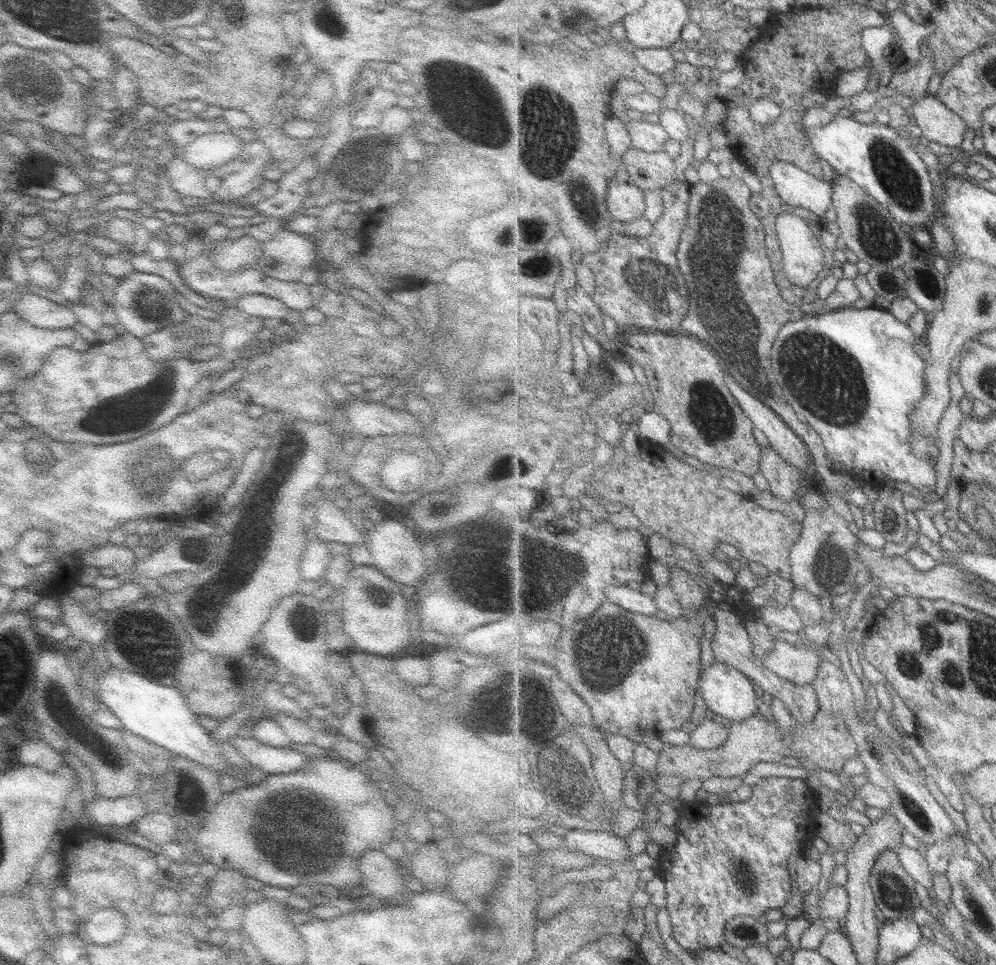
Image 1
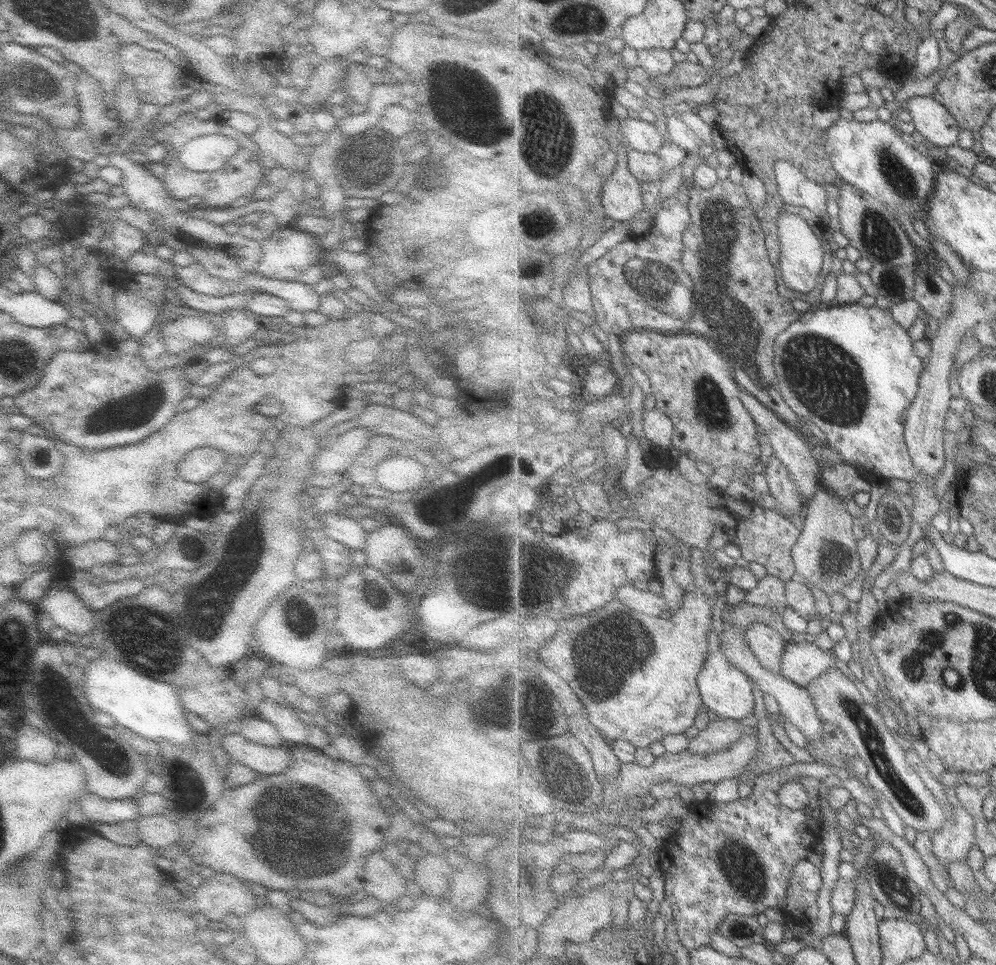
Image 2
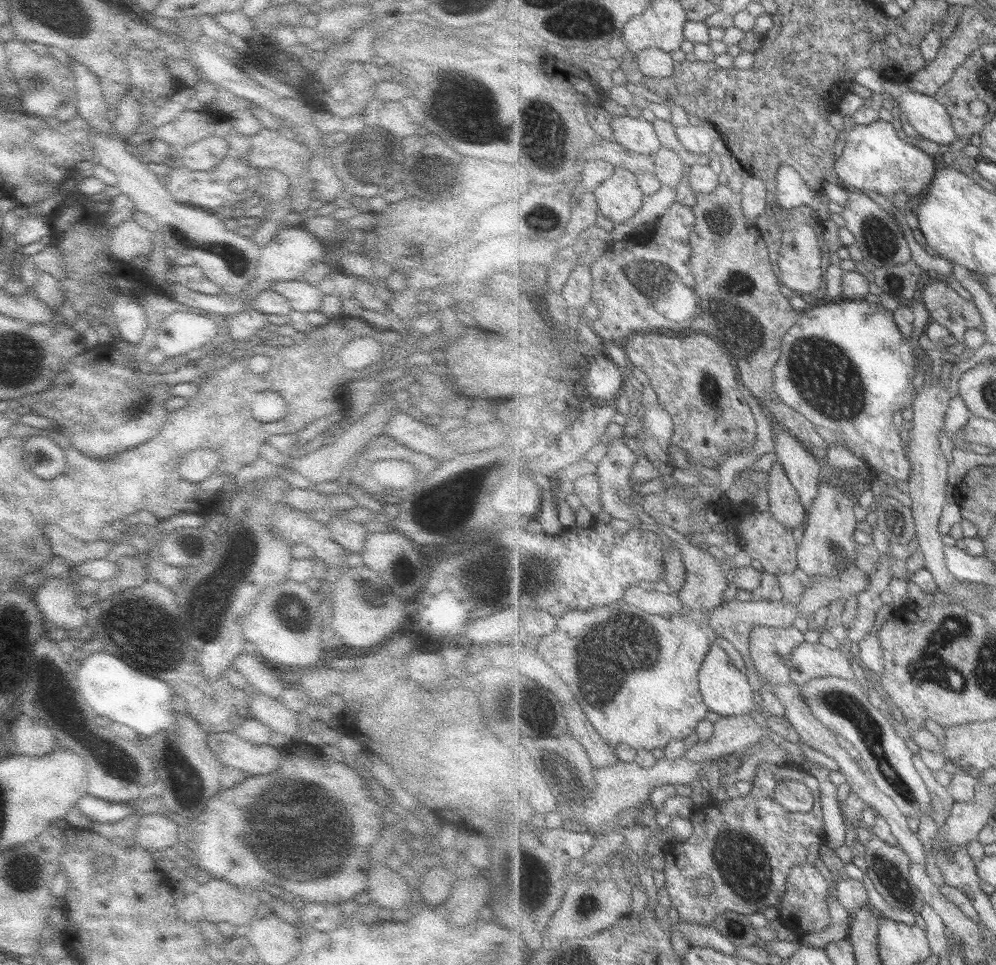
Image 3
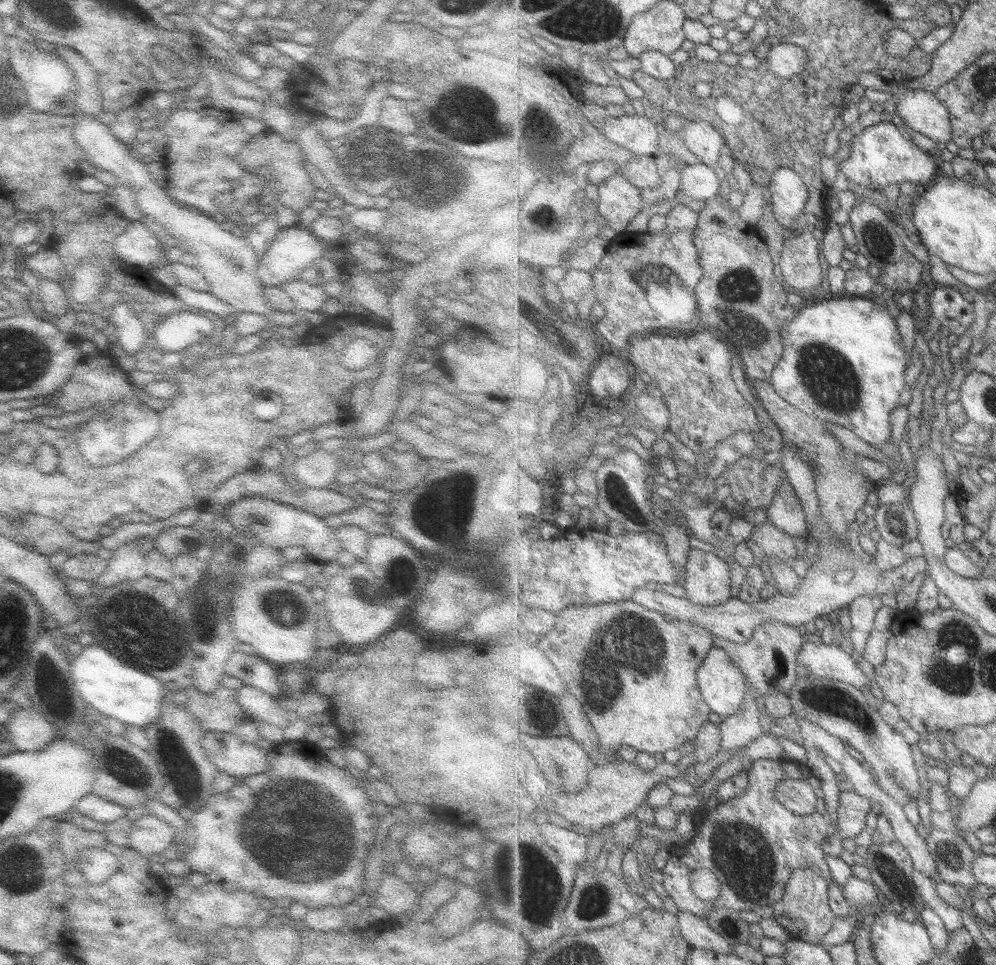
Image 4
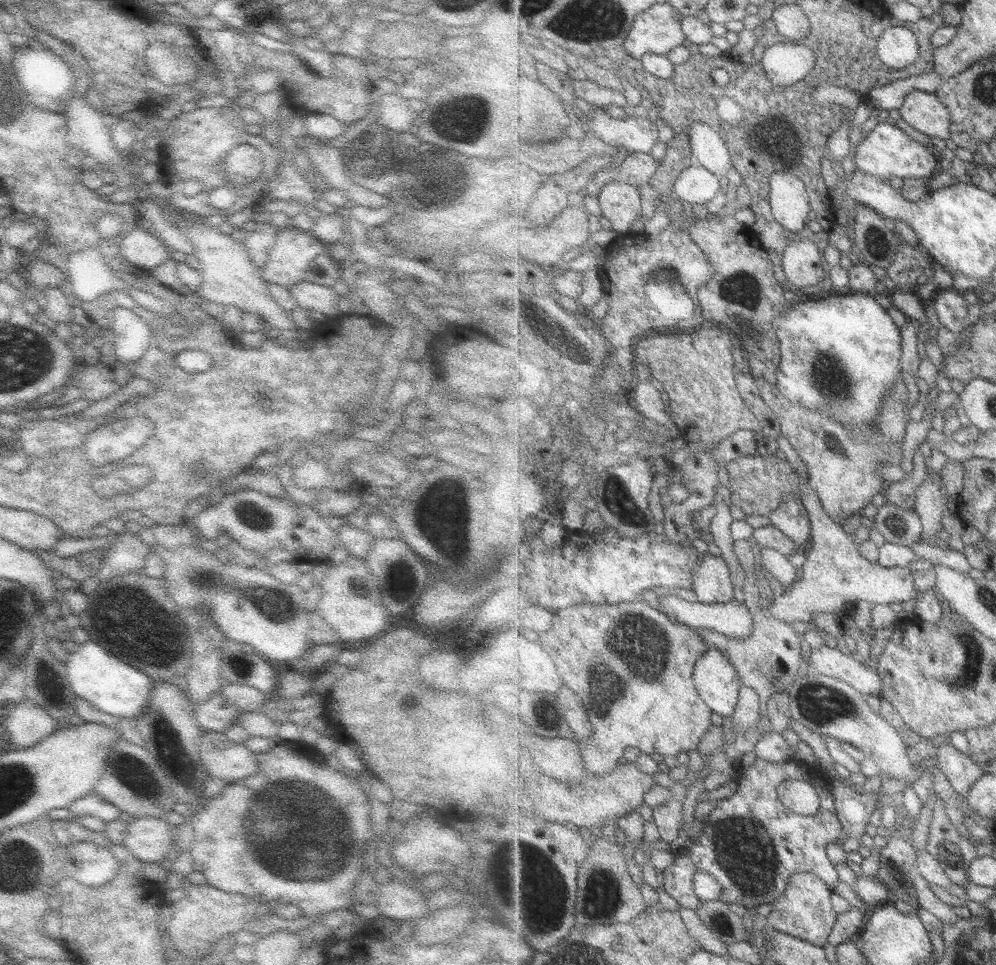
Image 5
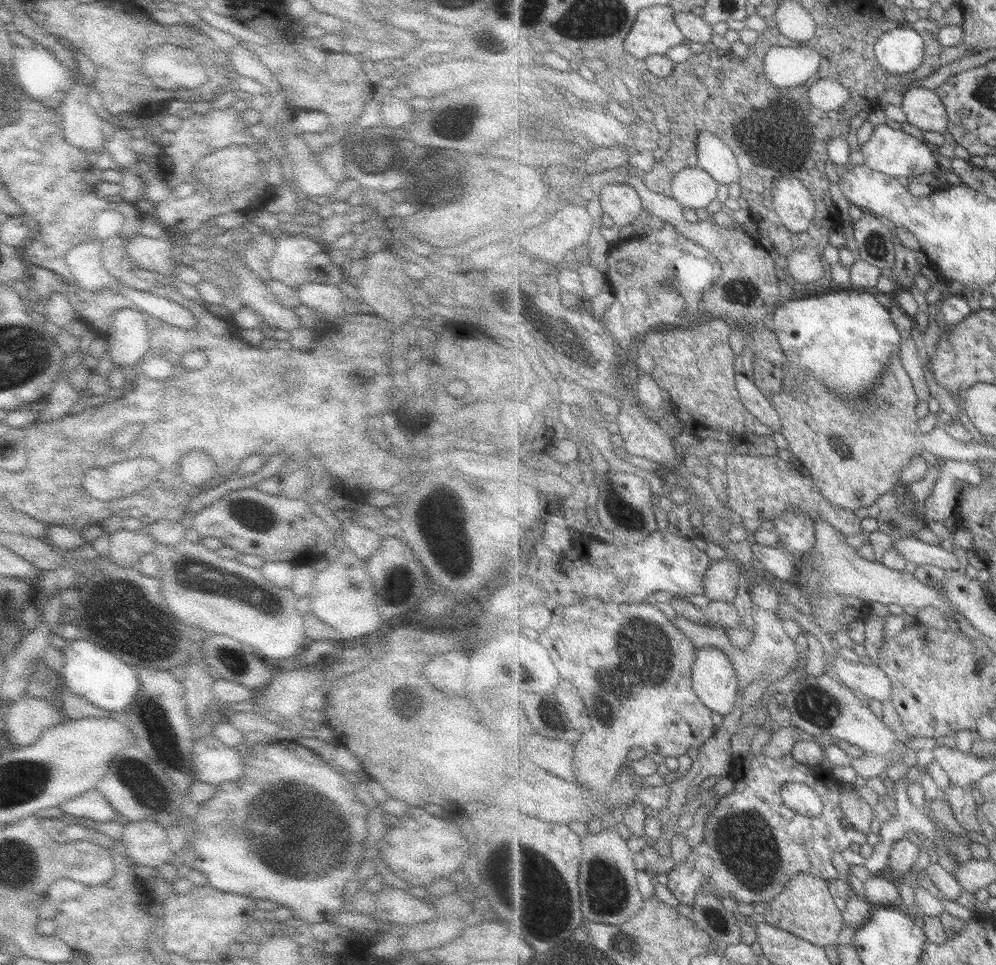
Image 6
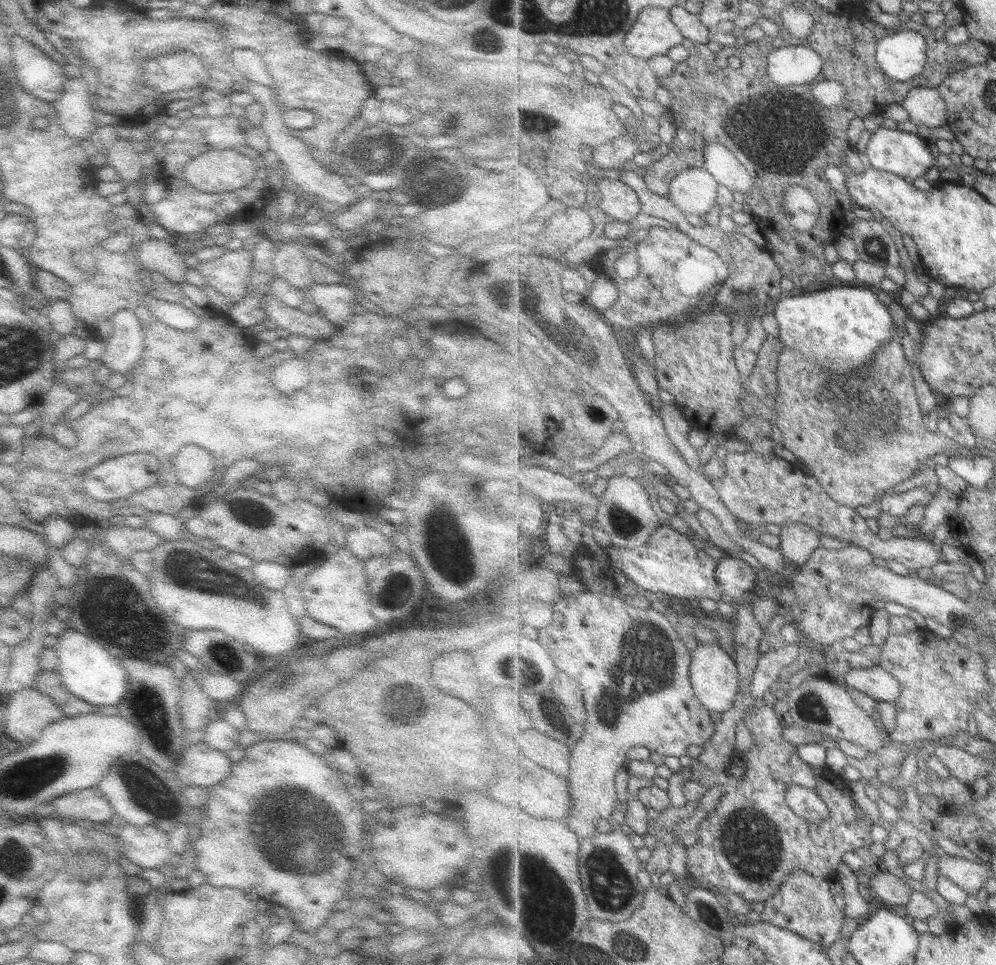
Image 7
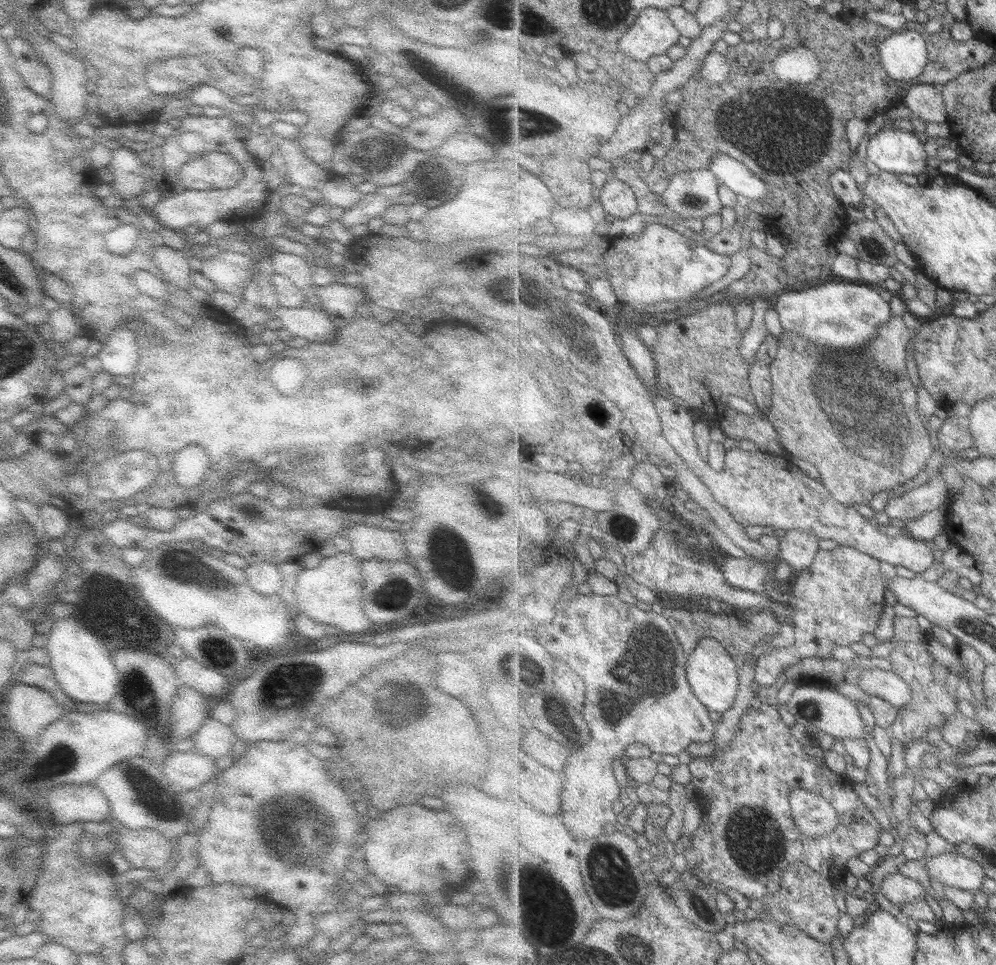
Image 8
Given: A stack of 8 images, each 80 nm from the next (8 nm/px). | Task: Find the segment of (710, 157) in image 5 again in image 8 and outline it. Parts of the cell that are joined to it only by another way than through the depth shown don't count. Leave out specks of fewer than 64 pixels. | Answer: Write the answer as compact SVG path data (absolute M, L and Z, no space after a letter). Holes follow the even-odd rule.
M717 156L713 159L710 169L719 178L719 183L726 186L736 195L744 195L752 202L766 200L770 196L770 188L743 162L731 156Z

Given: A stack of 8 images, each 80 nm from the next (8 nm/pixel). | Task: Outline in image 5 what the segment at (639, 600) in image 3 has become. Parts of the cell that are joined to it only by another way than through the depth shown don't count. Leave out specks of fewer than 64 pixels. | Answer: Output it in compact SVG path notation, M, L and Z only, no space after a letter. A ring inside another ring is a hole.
M807 479L802 480L803 504L808 510L812 524L812 538L806 551L806 561L801 567L801 576L789 591L781 591L780 595L767 607L779 620L798 626L804 622L814 622L819 613L841 615L855 602L866 600L873 604L910 604L923 595L917 591L913 572L909 567L885 568L879 563L867 560L861 553L859 544L855 544L843 525L832 519L822 505L820 496ZM646 591L640 600L649 603L653 608L664 612L669 617L672 614L675 616L676 622L688 625L693 629L712 630L732 639L746 639L748 636L751 636L754 626L752 614L747 607L742 606L735 600L728 603L707 604L699 600L689 602L688 599L685 600L675 594L657 596L653 591Z

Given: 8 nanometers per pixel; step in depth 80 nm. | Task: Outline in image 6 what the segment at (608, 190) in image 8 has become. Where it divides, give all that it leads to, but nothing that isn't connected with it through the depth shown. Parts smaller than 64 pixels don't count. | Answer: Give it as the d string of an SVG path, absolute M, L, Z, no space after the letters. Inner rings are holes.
M605 183L600 194L605 214L621 228L624 235L628 234L631 222L643 217L645 209L637 189L627 183Z

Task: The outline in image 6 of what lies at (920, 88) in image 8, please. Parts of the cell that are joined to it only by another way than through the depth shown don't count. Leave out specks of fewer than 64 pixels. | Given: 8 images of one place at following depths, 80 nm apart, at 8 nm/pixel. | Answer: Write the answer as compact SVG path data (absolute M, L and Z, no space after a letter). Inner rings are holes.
M911 87L900 106L909 124L929 132L947 132L950 120L948 110L935 89Z

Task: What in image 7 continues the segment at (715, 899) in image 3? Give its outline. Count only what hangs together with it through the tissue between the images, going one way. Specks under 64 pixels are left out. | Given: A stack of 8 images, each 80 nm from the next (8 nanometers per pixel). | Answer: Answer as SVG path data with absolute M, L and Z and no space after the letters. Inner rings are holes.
M767 704L758 708L753 707L749 717L743 721L754 737L753 744L744 751L735 749L725 772L705 770L705 765L702 765L698 758L691 761L689 768L692 770L692 776L695 776L696 783L706 786L707 789L719 785L723 791L715 810L710 812L699 826L699 841L688 850L689 875L675 879L686 894L695 887L707 888L716 893L717 886L724 886L749 903L765 902L780 891L784 880L795 870L824 879L838 876L838 868L844 863L846 853L854 853L857 848L867 850L869 846L873 846L871 826L874 824L869 818L863 820L857 816L857 802L851 796L849 783L843 780L840 774L835 774L828 766L822 768L807 764L799 756L798 746L786 741L783 734L785 726L781 724L775 708ZM792 785L817 792L829 808L829 819L821 823L810 823L793 813L785 798L785 793Z

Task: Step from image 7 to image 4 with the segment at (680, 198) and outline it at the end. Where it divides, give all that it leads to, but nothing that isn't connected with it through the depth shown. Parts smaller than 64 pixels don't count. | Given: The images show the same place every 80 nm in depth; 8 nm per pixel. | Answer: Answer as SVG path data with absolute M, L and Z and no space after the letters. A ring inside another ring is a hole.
M693 164L683 170L683 194L685 200L707 202L719 194L719 176L705 164Z

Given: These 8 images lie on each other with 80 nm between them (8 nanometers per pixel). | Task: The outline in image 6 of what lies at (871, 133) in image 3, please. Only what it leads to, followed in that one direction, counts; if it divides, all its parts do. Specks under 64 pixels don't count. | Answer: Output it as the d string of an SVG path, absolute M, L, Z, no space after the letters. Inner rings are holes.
M888 122L875 127L869 142L861 146L861 152L865 156L865 165L895 178L921 176L933 172L938 165L938 157L925 142L921 142L919 138L907 134L902 129L895 130L895 125Z

